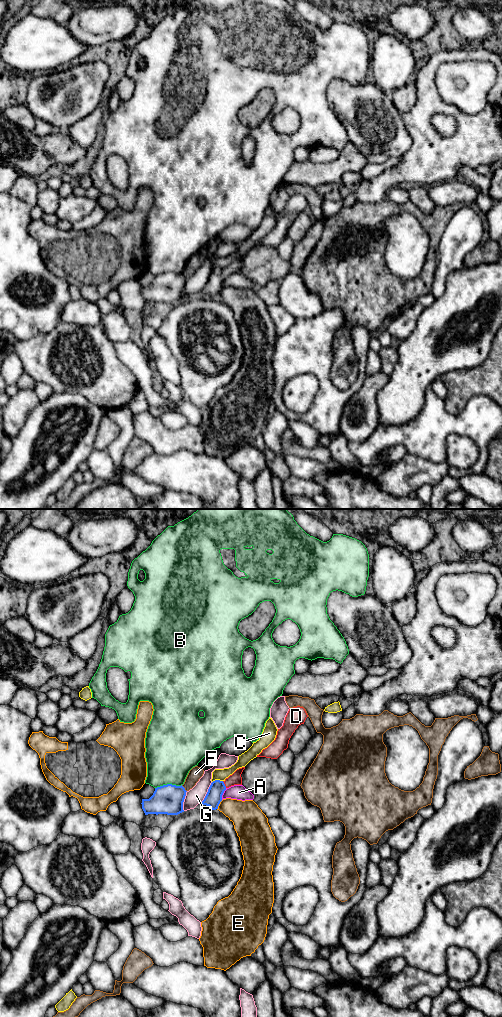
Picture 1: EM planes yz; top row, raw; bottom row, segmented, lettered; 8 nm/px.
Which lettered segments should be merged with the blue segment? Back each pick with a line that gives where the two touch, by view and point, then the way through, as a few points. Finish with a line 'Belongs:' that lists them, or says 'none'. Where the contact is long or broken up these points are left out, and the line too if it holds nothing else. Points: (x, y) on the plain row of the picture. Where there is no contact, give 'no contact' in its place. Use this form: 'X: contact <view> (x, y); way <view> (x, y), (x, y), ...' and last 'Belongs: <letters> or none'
D: contact yz (224, 272); way yz (213, 285), (224, 272), (235, 267)
Belongs: D

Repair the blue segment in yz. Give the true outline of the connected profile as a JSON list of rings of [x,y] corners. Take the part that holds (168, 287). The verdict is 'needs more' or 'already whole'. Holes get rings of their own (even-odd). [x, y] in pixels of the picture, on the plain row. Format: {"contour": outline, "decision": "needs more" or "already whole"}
{"contour": [[[167,272],[157,275],[149,287],[142,287],[142,297],[145,303],[178,303],[184,300],[183,290],[186,280],[182,273]]], "decision": "already whole"}

